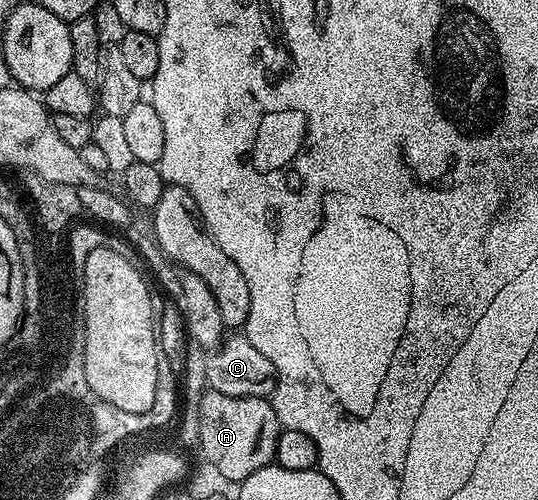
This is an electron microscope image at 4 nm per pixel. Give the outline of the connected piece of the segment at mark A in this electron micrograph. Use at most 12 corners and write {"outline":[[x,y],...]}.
{"outline":[[201,397],[199,449],[225,481],[270,464],[272,400]]}

